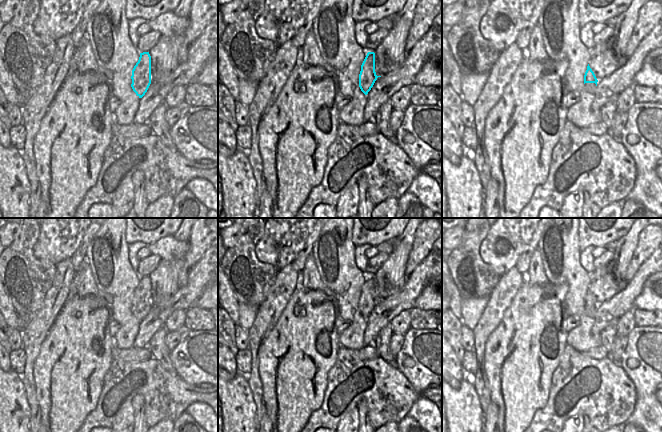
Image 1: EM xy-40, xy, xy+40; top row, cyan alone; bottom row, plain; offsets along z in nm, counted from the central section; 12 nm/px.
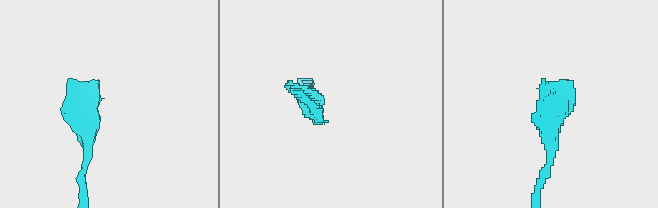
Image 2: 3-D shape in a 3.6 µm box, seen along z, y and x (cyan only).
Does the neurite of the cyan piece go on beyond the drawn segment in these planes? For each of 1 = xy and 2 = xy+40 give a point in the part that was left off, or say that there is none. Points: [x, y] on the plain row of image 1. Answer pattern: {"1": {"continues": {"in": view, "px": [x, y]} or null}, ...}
{"1": {"continues": null}, "2": {"continues": null}}

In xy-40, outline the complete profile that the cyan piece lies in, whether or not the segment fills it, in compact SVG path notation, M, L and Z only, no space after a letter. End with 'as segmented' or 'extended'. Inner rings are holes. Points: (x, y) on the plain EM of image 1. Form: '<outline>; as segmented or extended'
M149 276L140 277L140 281L132 294L133 315L142 322L151 308L151 280Z; as segmented

